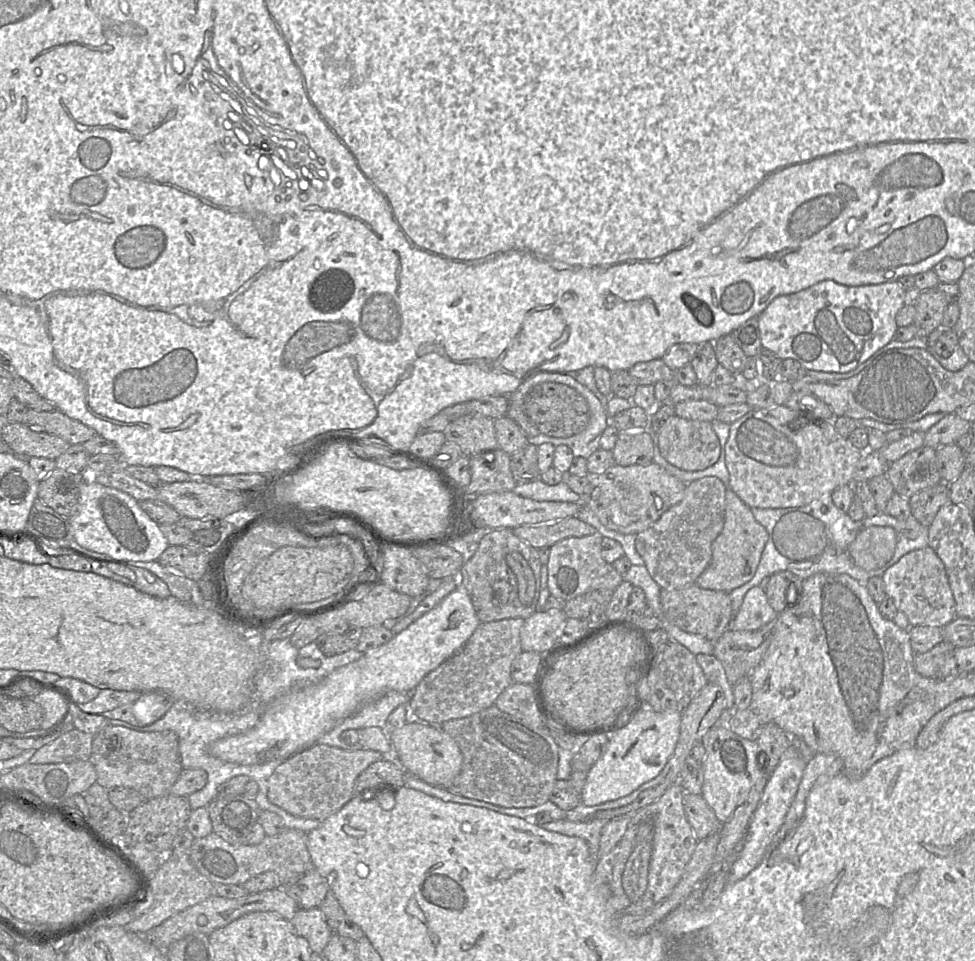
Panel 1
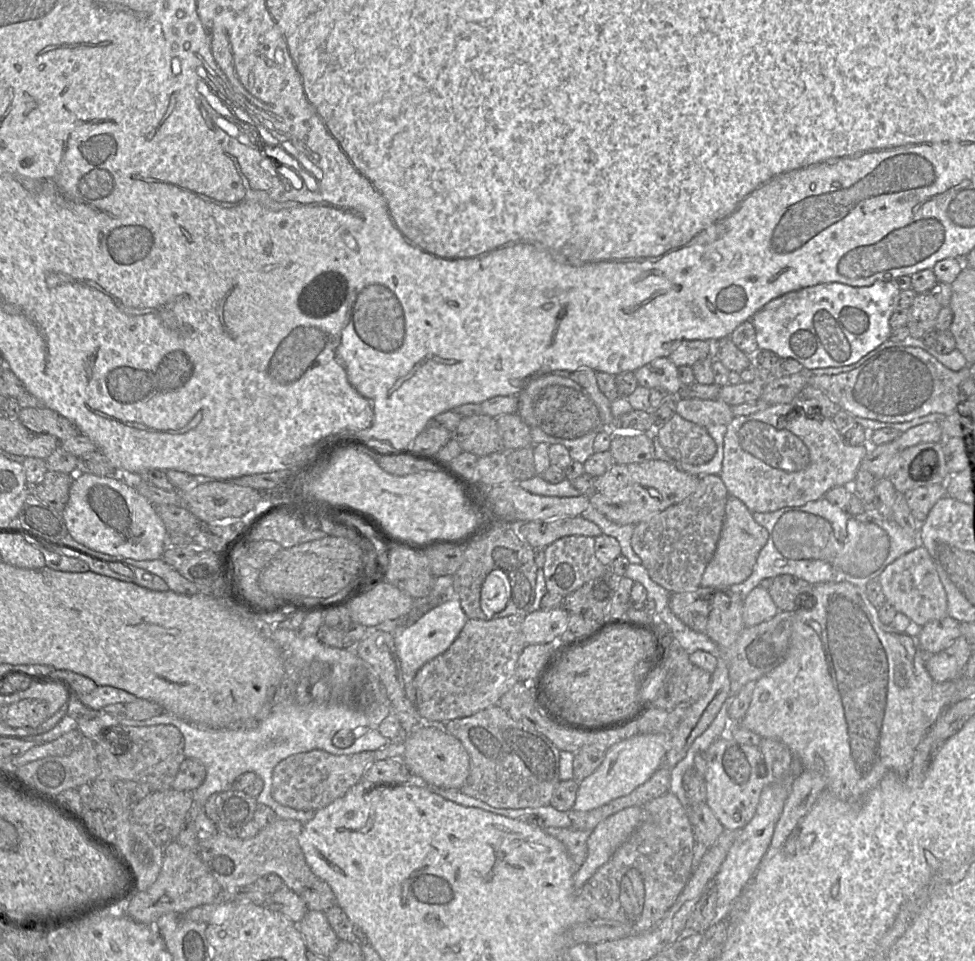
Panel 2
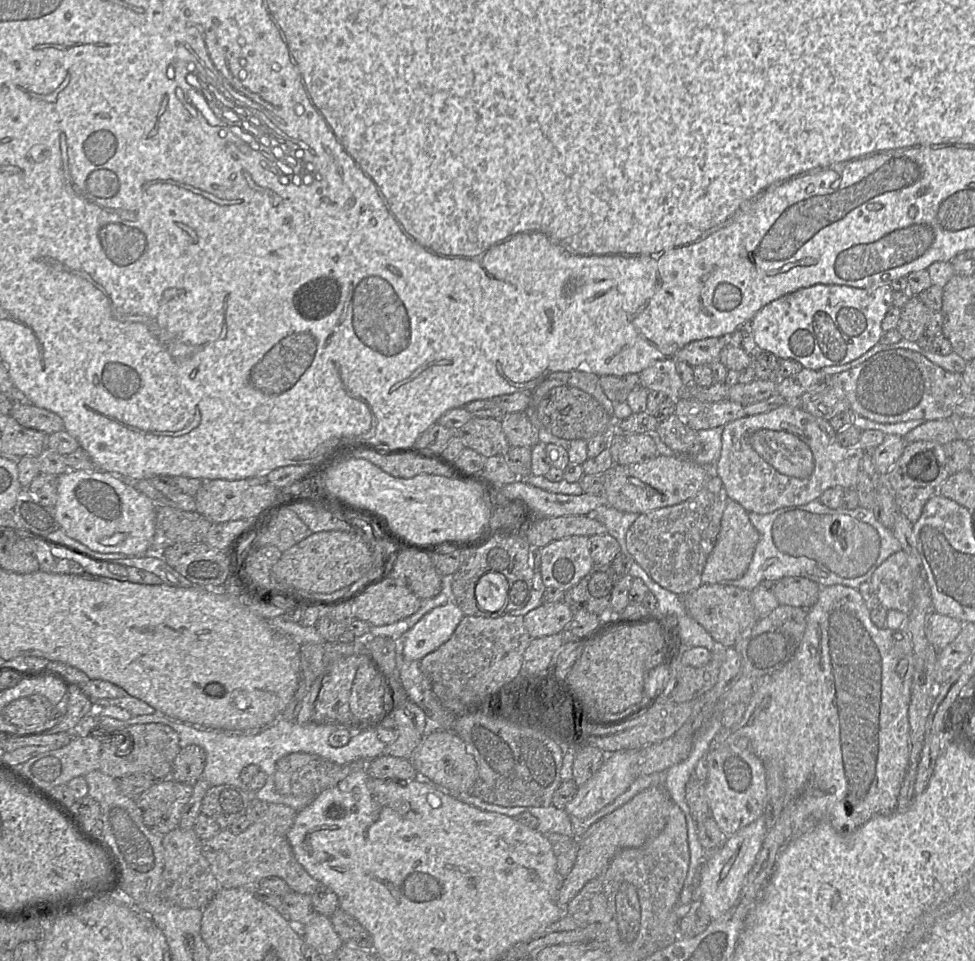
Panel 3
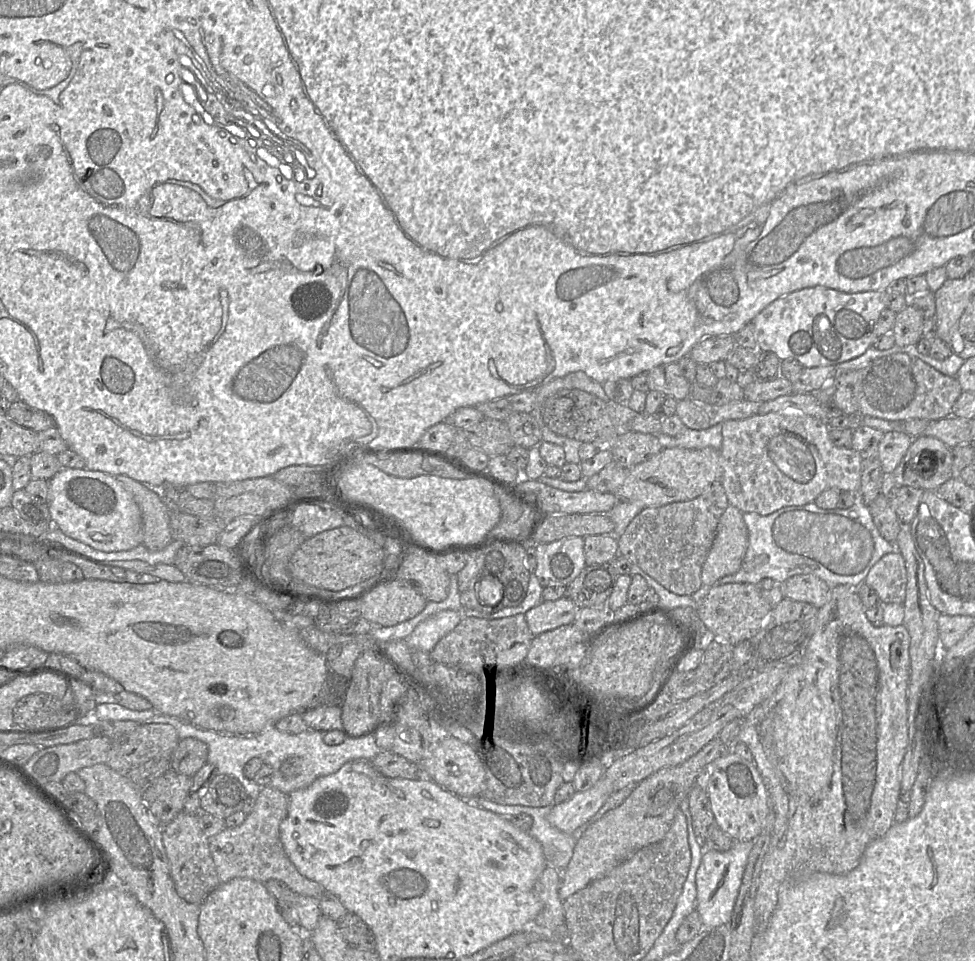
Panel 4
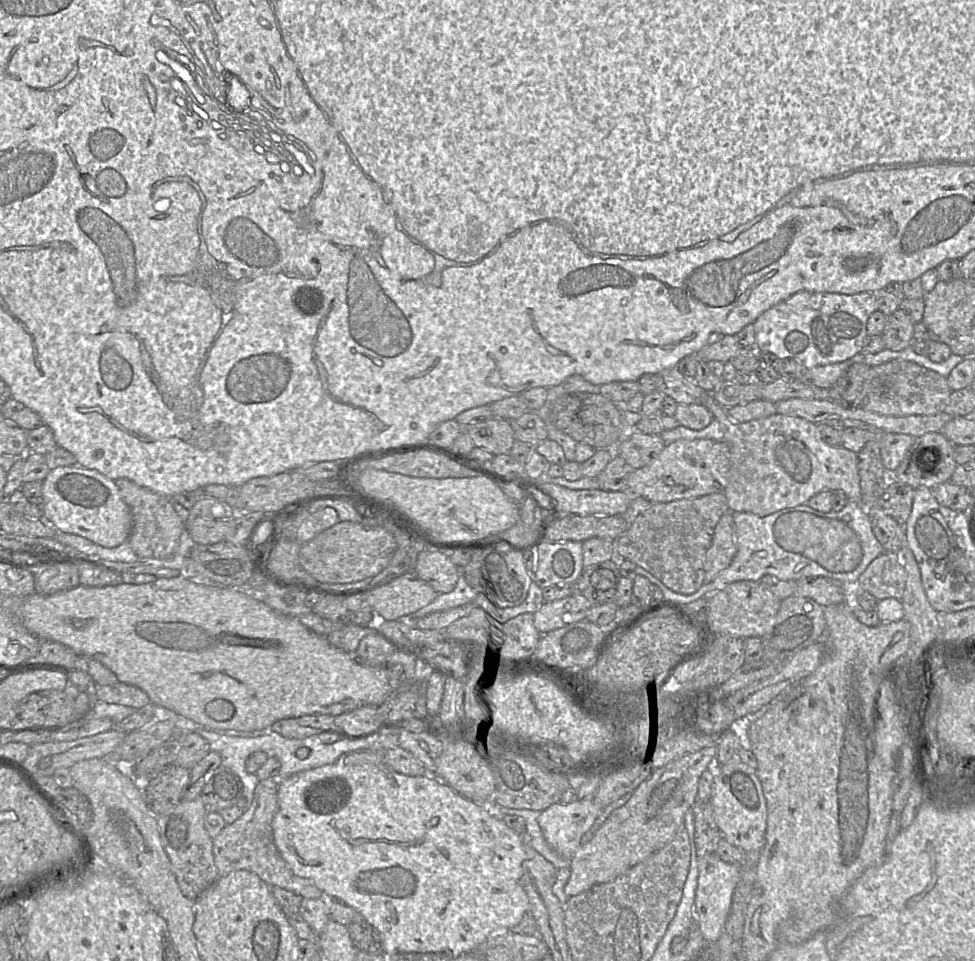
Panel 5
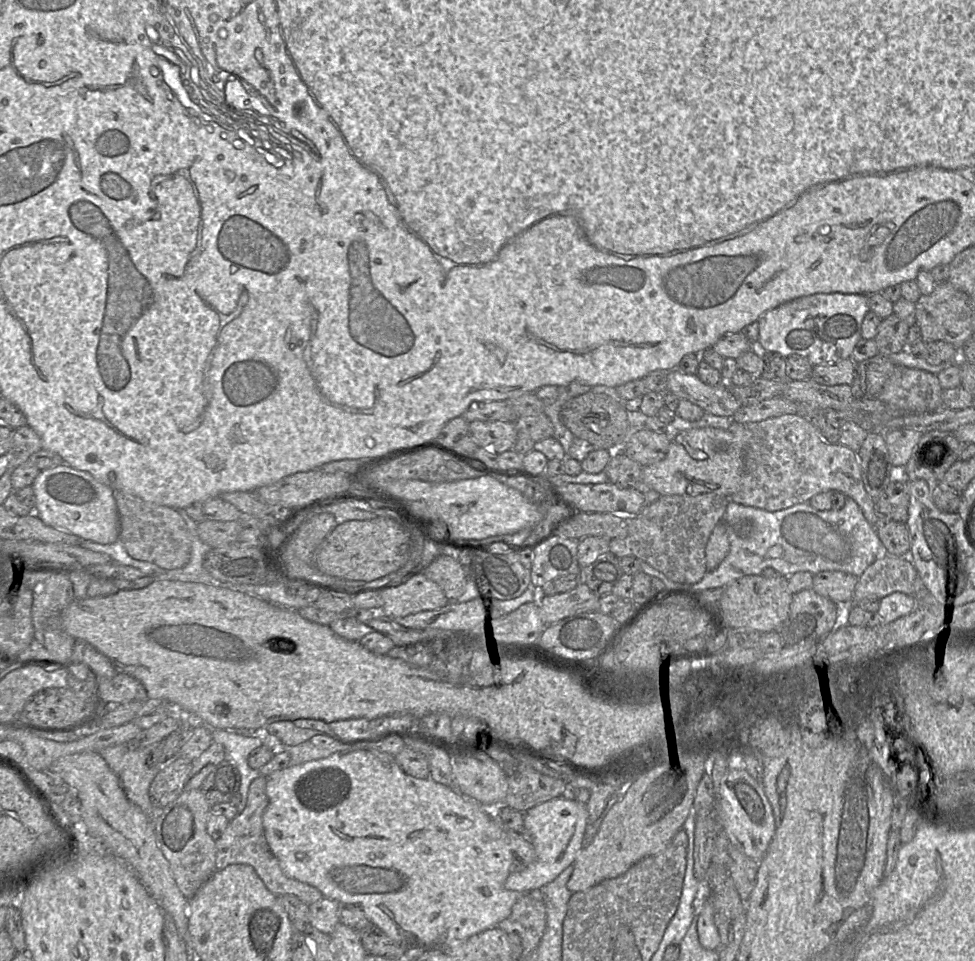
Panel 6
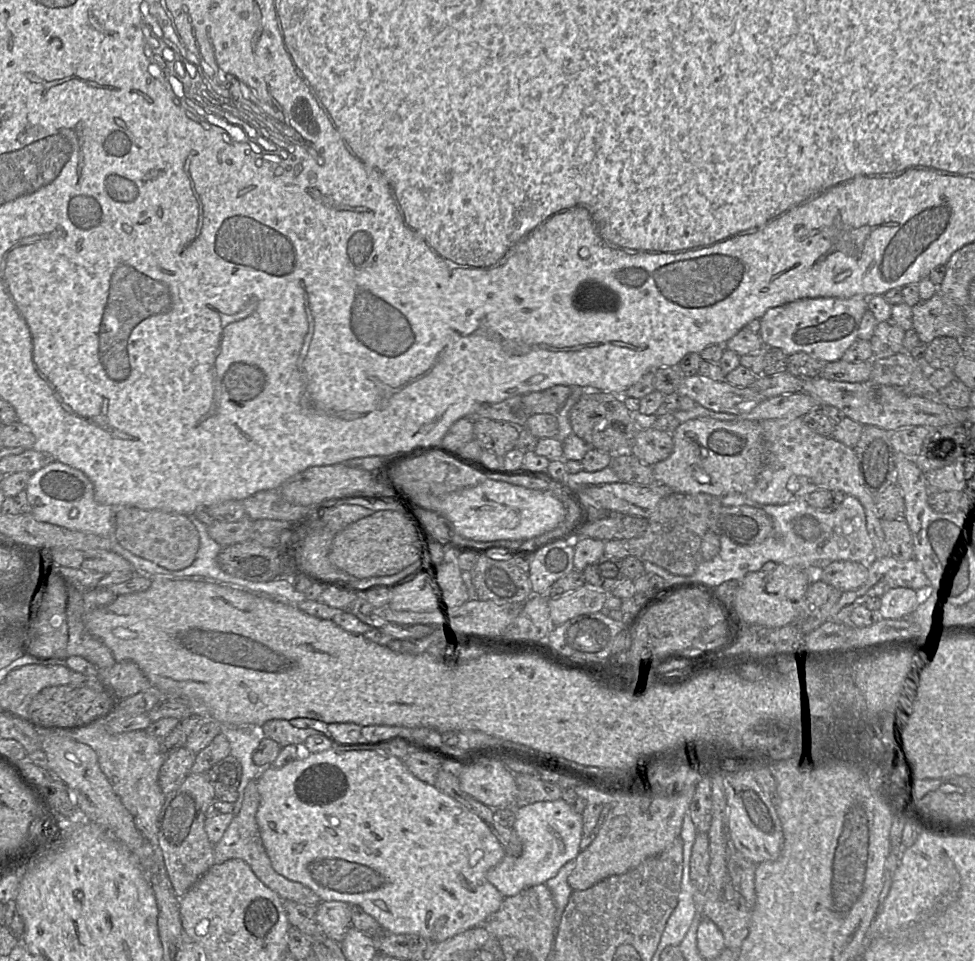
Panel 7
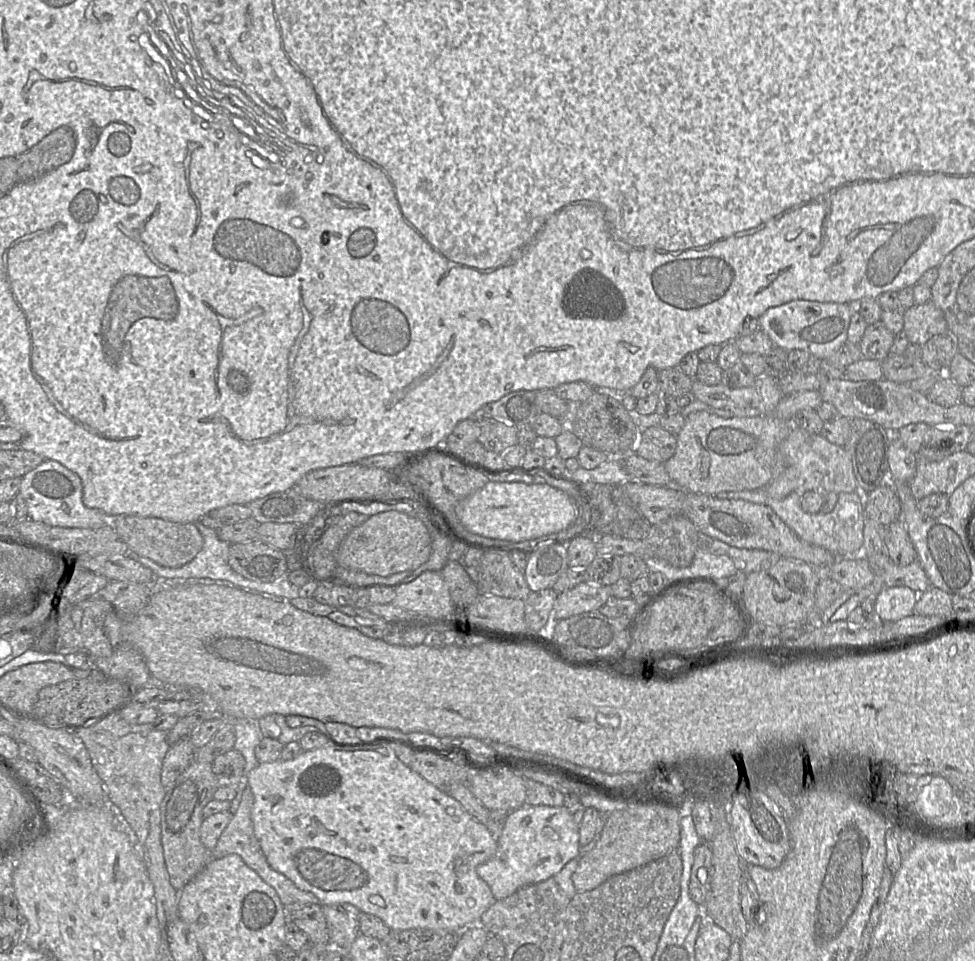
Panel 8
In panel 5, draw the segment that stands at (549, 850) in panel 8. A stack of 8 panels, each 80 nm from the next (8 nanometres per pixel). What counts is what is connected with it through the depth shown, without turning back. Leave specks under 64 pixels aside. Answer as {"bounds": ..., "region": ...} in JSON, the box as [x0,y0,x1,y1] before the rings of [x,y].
{"bounds":[538,798,604,859],"region":[[[593,798],[577,799],[568,804],[558,802],[550,805],[541,812],[538,817],[538,823],[551,848],[561,857],[571,859],[581,845],[581,837],[592,827],[599,813],[604,808],[599,807],[593,801]]]}

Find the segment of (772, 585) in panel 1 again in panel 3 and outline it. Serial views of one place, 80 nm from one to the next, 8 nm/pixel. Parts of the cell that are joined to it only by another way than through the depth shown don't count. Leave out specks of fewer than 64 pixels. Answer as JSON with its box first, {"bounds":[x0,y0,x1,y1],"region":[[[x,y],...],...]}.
{"bounds":[771,577,820,609],"region":[[[783,577],[771,591],[779,604],[808,609],[816,603],[820,589],[818,583],[805,577]]]}

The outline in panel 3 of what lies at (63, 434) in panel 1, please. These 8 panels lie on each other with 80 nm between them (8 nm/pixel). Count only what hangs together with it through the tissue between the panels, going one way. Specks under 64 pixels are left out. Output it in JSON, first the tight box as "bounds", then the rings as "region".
{"bounds":[11,404,64,435],"region":[[[15,404],[11,416],[19,424],[48,435],[64,430],[63,419],[58,414],[34,404]]]}

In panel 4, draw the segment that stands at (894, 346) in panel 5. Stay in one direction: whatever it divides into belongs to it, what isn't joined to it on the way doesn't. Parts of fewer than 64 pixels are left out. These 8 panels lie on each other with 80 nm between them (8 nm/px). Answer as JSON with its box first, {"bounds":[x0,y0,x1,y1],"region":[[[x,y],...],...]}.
{"bounds":[891,304,924,345],"region":[[[910,304],[897,313],[891,331],[895,345],[915,345],[921,338],[924,321],[923,312]]]}

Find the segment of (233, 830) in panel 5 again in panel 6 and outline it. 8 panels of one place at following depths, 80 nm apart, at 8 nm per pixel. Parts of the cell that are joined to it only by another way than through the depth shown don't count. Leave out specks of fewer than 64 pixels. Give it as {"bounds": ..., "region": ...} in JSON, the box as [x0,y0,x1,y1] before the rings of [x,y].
{"bounds":[215,776,323,905],"region":[[[265,776],[255,778],[249,787],[247,804],[244,810],[230,820],[223,834],[215,841],[216,869],[221,870],[231,864],[247,864],[253,867],[266,888],[276,896],[291,894],[298,897],[306,905],[311,905],[323,898],[322,893],[315,887],[287,877],[266,840],[263,826],[263,814],[269,799],[266,793]]]}

